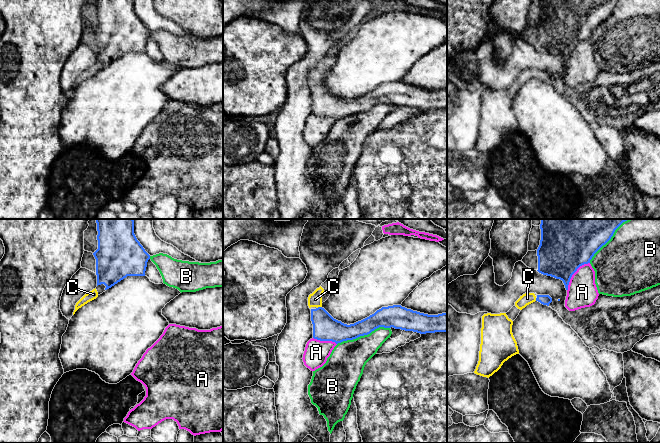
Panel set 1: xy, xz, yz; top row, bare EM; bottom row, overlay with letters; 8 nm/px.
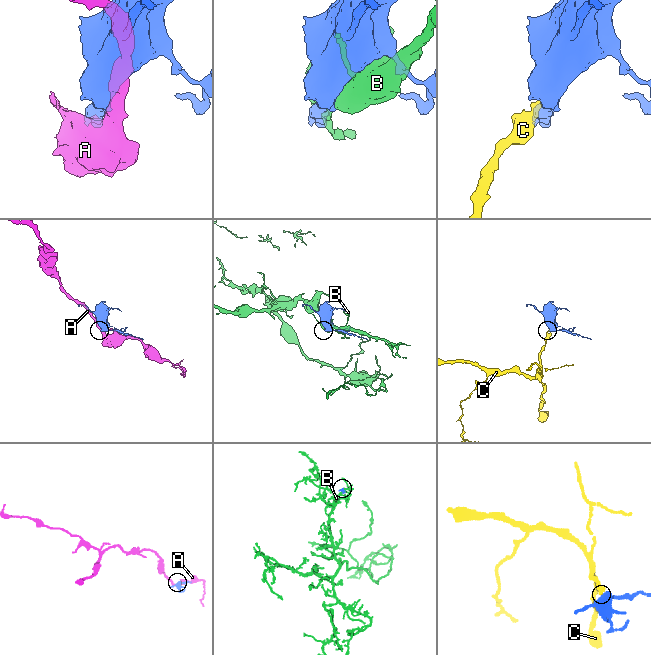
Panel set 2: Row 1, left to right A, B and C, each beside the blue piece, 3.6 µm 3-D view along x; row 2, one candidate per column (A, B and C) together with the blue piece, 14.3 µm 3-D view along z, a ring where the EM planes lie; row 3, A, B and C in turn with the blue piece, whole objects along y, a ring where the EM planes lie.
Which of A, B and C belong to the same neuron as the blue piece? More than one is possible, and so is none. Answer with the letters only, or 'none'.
C

